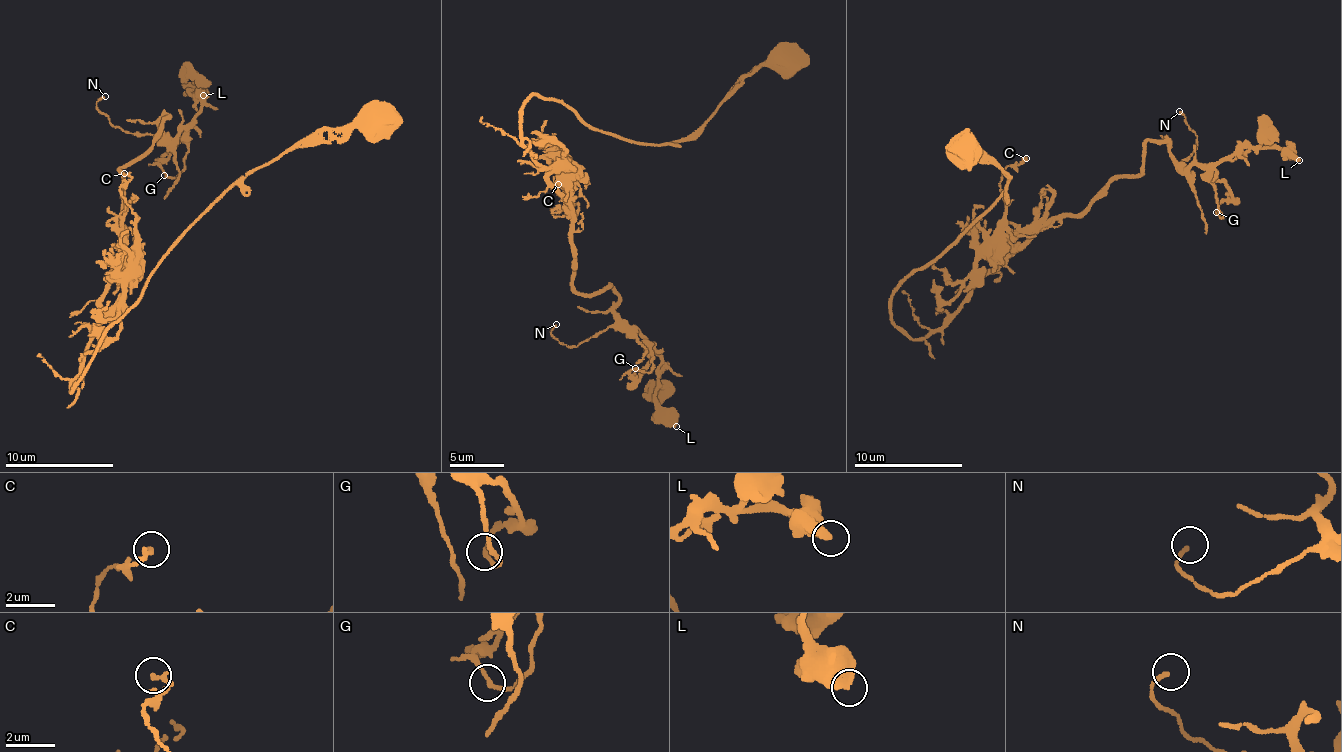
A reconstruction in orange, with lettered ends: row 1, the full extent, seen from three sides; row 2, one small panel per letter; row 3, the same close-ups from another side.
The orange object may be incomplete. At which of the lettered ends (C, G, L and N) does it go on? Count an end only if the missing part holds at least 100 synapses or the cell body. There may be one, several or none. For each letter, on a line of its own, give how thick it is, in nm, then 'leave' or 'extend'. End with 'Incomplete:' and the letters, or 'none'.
C: 180 nm | leave
G: 120 nm | leave
L: 400 nm | leave
N: 140 nm | leave
Incomplete: none

